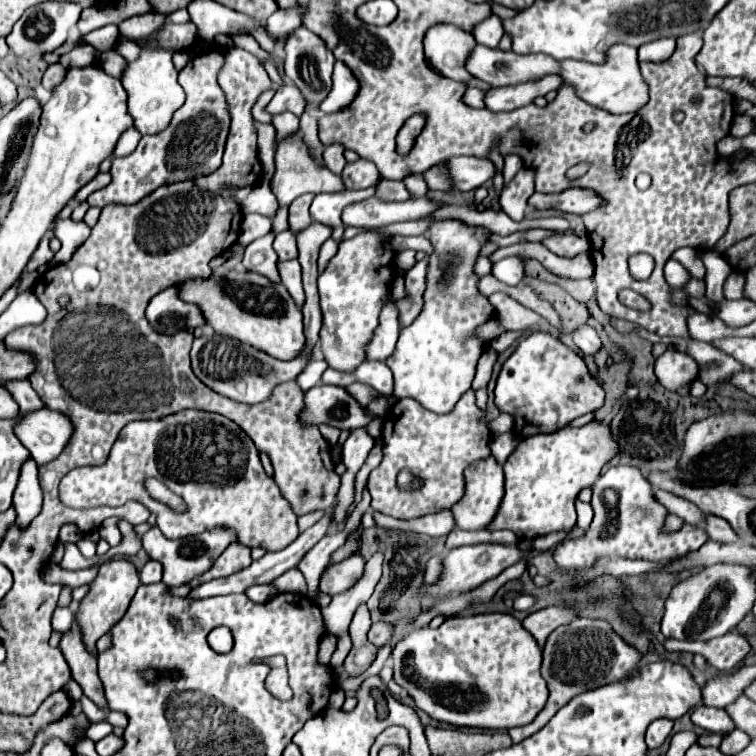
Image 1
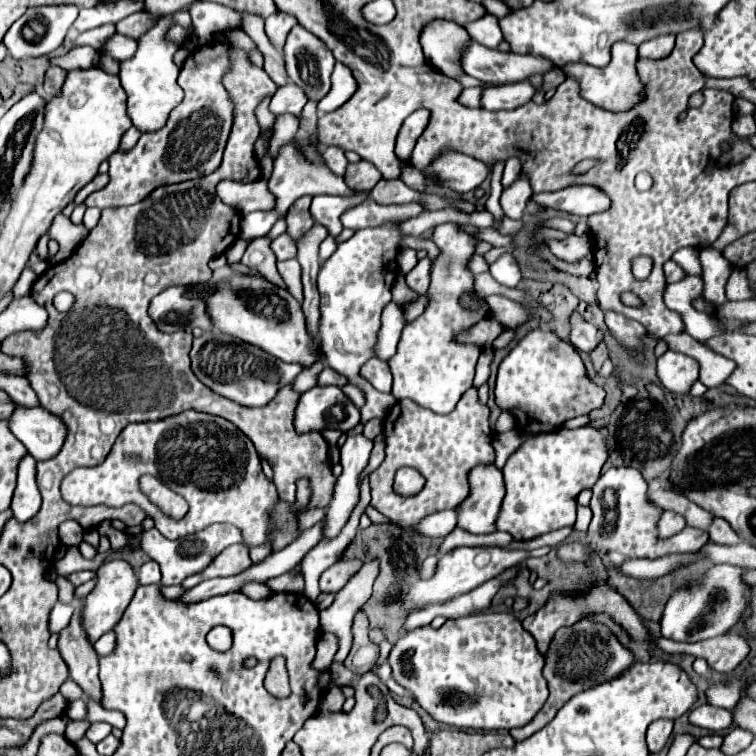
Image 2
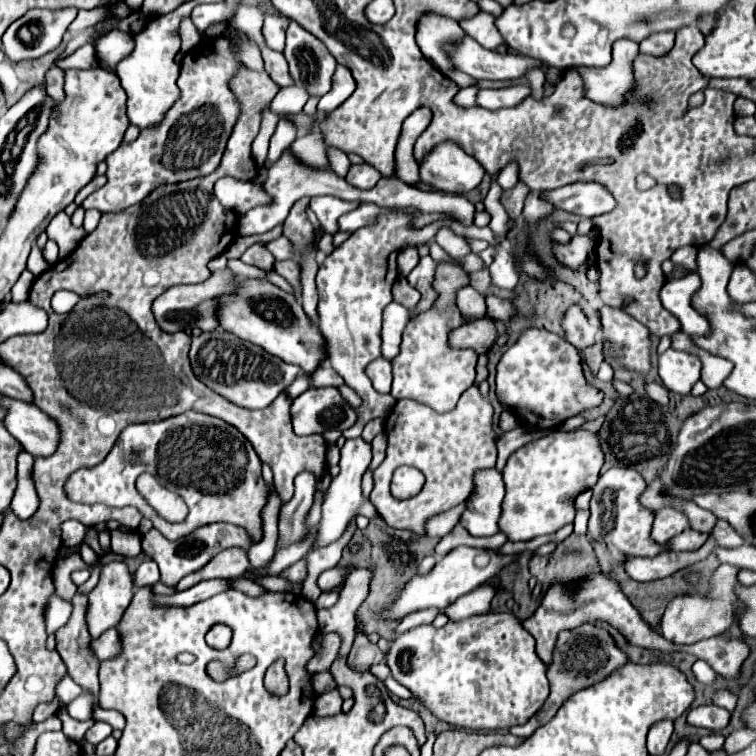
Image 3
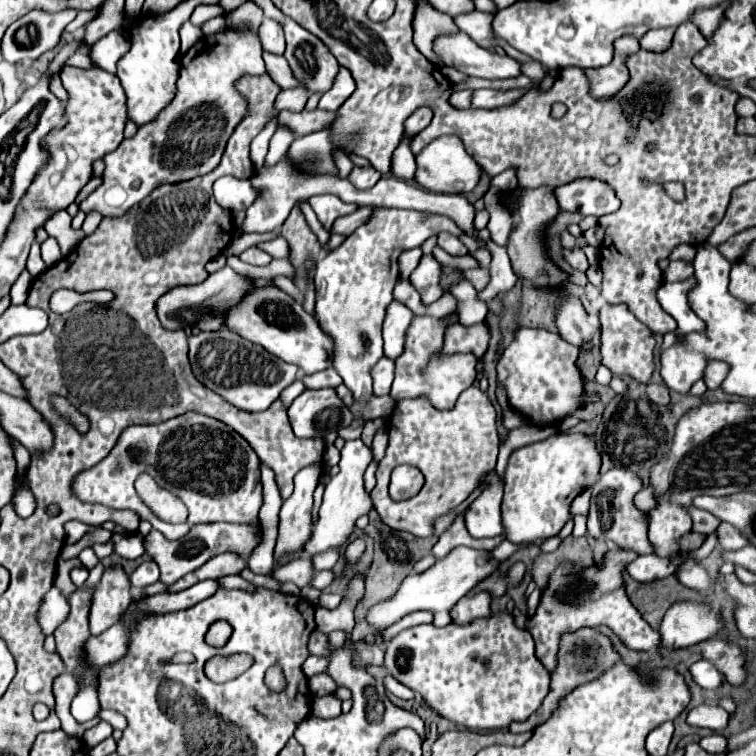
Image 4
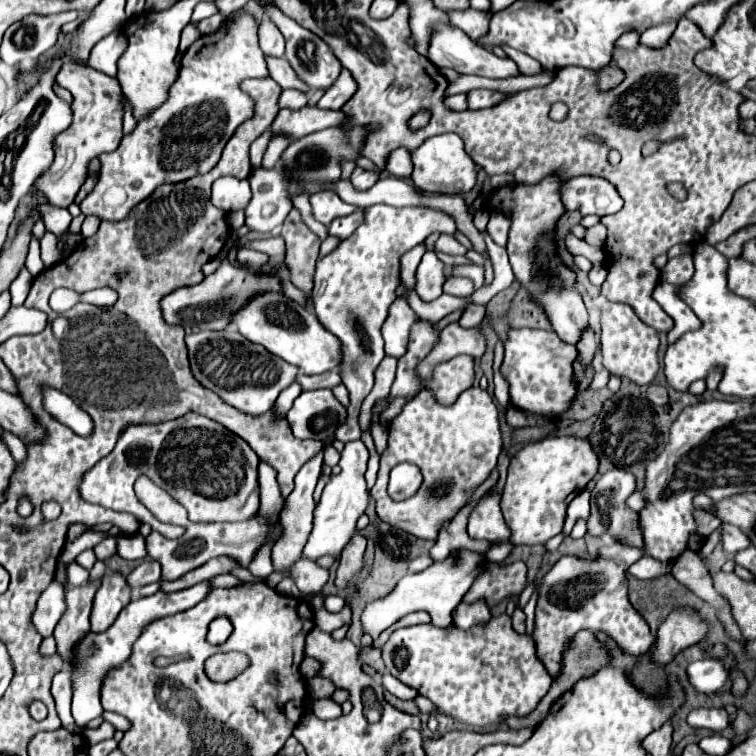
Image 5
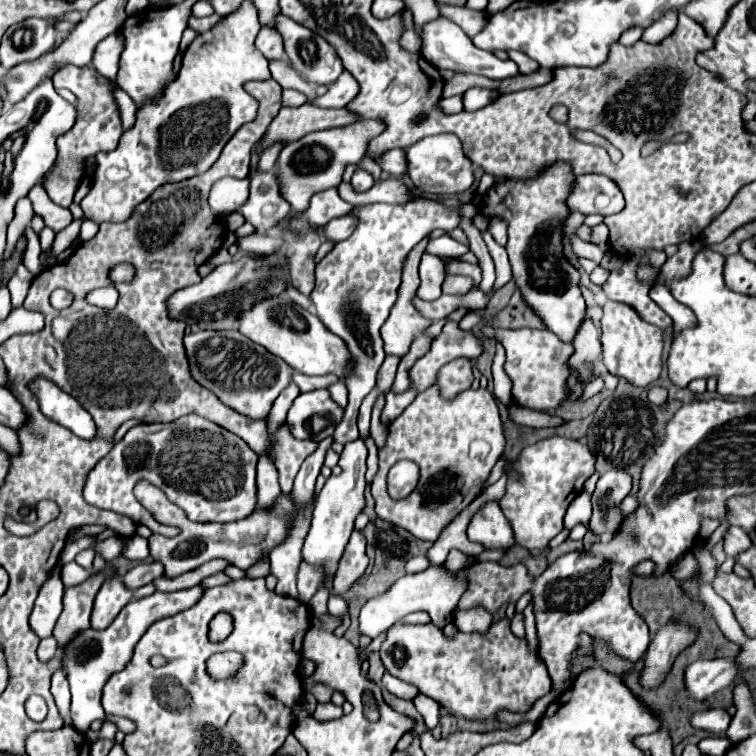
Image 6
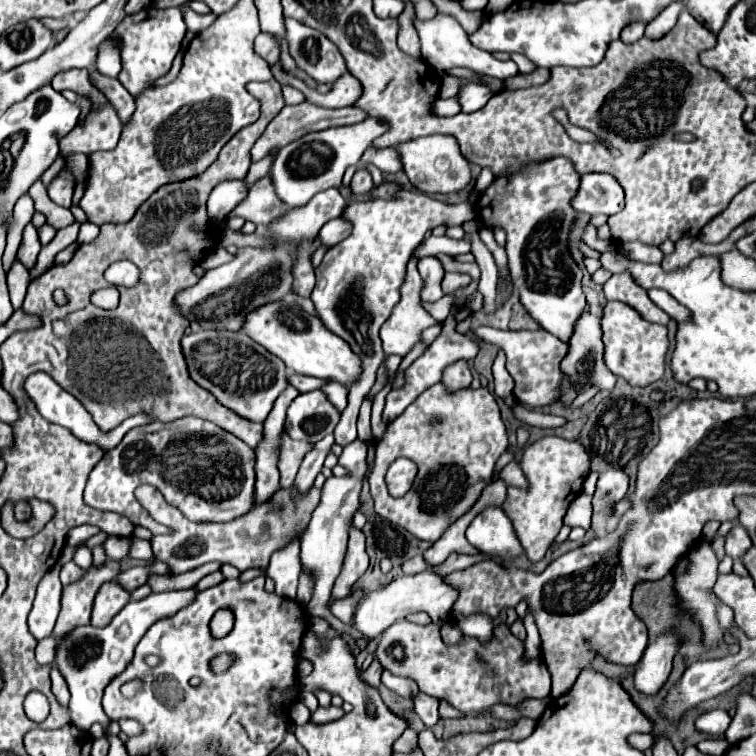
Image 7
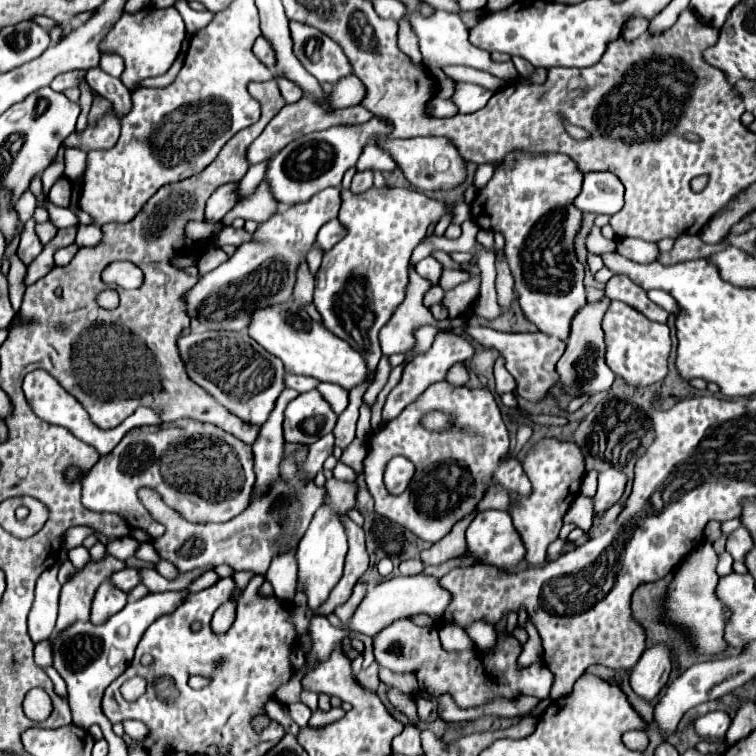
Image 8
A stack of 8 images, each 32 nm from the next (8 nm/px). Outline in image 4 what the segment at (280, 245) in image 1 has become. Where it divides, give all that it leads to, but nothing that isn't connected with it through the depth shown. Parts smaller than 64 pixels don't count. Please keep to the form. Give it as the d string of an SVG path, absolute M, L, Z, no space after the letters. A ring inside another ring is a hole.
M278 236L270 241L259 243L258 246L266 252L270 252L270 255L274 259L288 258L288 242Z

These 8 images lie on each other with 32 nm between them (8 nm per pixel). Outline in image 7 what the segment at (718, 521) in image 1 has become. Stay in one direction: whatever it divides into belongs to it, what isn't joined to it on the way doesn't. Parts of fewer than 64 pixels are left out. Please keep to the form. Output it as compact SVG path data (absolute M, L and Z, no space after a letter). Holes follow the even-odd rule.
M734 526L728 534L726 534L726 554L732 556L734 560L740 560L740 556L752 546L752 540L748 536L748 532L742 526Z

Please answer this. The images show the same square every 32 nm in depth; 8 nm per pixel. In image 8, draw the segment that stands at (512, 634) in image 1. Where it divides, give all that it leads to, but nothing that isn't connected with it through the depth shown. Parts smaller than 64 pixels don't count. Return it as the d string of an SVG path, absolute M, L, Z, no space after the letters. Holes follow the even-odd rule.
M398 620L390 626L386 626L376 638L374 638L374 656L376 656L376 662L392 672L410 672L416 676L418 684L420 684L420 690L430 694L430 696L442 696L442 694L450 694L452 700L456 702L458 708L476 708L476 706L482 706L482 704L488 704L490 700L494 698L508 698L508 700L516 700L520 696L536 696L540 700L548 698L550 694L550 686L552 686L552 672L548 672L546 664L544 662L534 662L532 666L528 668L520 668L518 666L518 656L522 652L522 644L508 632L498 632L496 636L496 644L488 650L488 652L482 652L476 648L476 644L472 644L472 652L448 652L442 648L440 644L440 638L438 638L438 626L432 624L432 626L416 626L414 622L410 620Z

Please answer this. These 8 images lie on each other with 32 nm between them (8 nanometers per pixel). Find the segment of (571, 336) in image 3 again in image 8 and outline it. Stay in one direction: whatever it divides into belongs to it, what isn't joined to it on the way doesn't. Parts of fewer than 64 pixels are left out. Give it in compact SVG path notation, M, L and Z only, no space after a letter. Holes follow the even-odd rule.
M512 152L510 160L504 160L504 166L498 168L492 180L480 190L482 204L472 204L474 220L480 228L502 232L506 238L506 260L514 276L514 290L518 292L518 302L530 322L538 326L540 332L566 340L570 336L570 324L576 312L586 304L584 292L584 264L578 262L574 254L574 236L582 222L582 212L574 206L574 198L580 194L582 174L576 164L564 154L528 154Z

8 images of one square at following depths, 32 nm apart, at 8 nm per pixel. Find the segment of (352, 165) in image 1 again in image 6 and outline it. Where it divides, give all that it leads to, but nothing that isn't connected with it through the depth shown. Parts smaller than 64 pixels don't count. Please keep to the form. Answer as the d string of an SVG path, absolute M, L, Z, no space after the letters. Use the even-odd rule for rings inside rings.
M358 168L354 172L354 176L352 176L352 186L354 186L356 192L366 192L366 190L370 190L374 186L374 178L372 178L370 172Z

